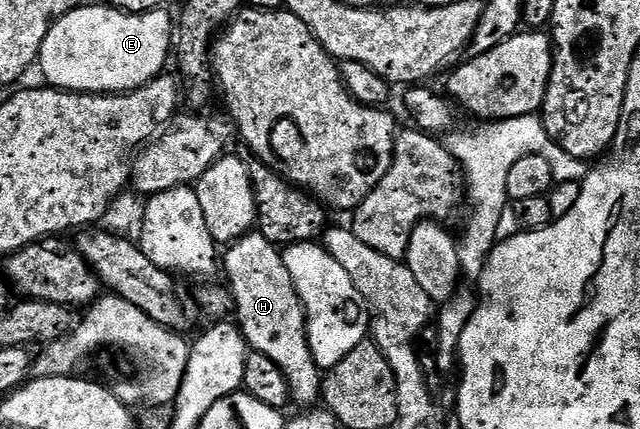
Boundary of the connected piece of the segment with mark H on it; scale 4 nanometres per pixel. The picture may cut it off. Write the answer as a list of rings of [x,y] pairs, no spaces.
[[[250,232],[244,234],[238,242],[232,243],[229,250],[223,254],[223,274],[229,277],[227,289],[231,295],[231,306],[237,315],[235,321],[241,328],[241,334],[245,341],[256,353],[263,356],[271,356],[275,364],[283,372],[283,376],[289,385],[289,396],[294,403],[298,402],[298,407],[313,408],[322,401],[321,384],[323,381],[323,371],[317,365],[315,356],[309,347],[309,327],[305,316],[305,306],[301,302],[299,292],[291,280],[291,272],[287,272],[285,267],[284,253],[279,246],[264,237],[260,232]]]

